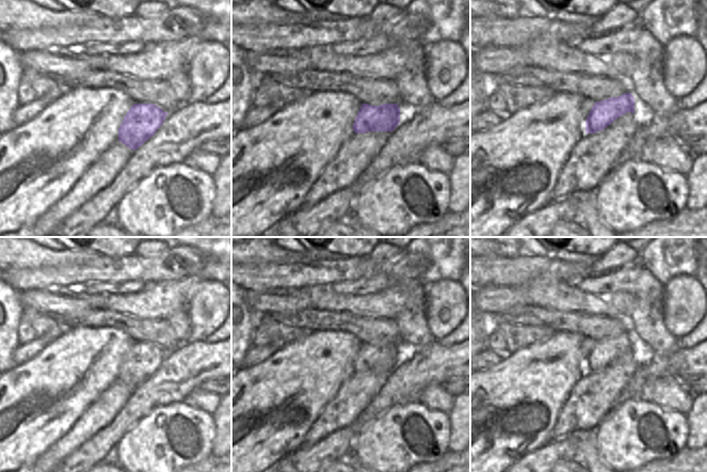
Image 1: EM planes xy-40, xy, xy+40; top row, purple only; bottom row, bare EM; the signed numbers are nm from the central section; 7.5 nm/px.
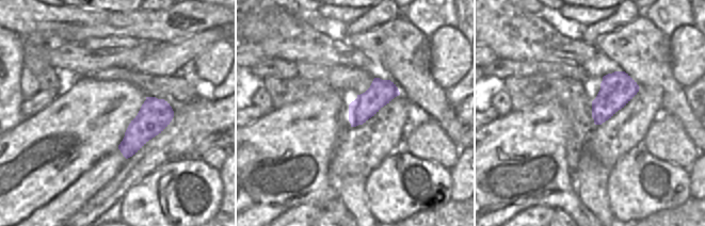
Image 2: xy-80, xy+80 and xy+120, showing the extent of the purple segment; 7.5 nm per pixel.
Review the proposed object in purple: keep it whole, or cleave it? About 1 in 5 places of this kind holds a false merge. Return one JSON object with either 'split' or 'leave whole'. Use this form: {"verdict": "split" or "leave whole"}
{"verdict": "leave whole"}

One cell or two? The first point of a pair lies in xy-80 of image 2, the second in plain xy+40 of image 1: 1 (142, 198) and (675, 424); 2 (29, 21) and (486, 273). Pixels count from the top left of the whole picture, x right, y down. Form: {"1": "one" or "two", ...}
{"1": "one", "2": "two"}

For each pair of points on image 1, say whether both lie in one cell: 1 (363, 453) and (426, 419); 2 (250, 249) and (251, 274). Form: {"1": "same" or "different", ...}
{"1": "same", "2": "different"}

